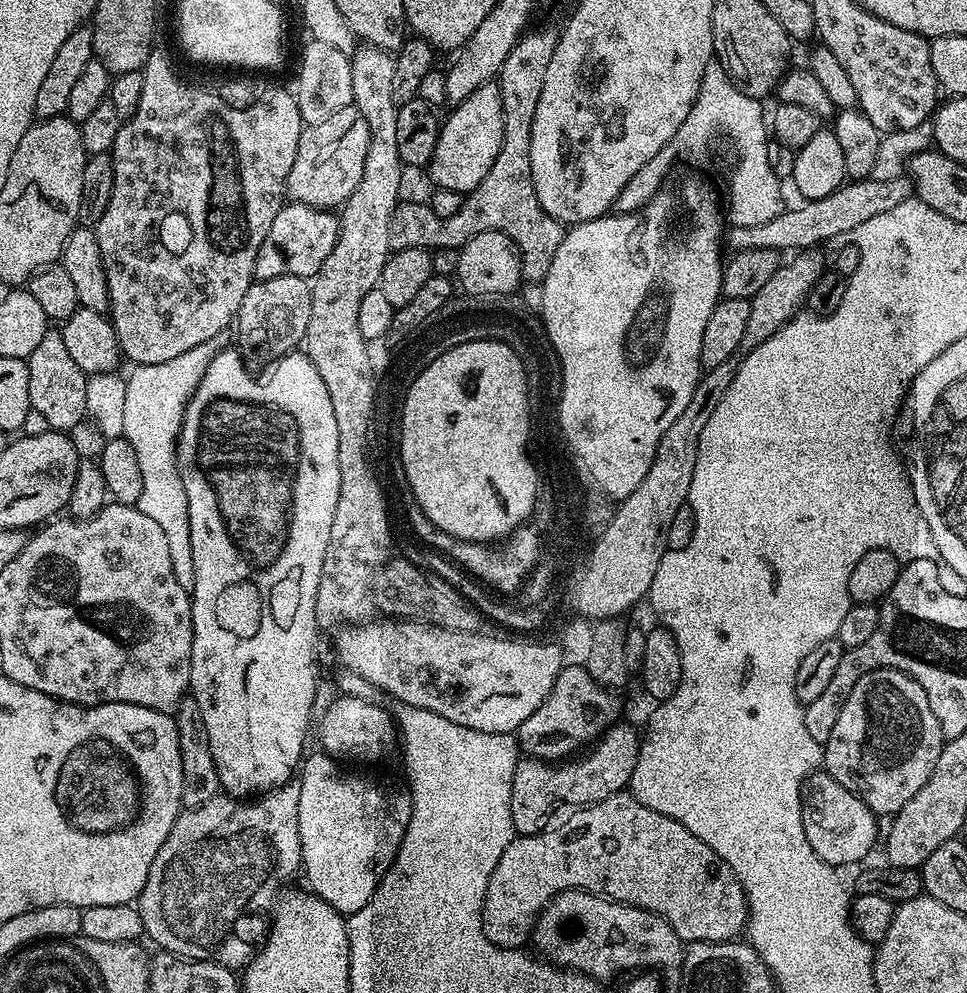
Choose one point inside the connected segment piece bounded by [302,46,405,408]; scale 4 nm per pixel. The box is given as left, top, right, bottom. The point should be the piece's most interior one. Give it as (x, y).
(335, 346)

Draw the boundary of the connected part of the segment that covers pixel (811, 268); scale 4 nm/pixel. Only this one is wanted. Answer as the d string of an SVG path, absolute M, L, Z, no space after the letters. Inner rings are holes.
M803 249L799 251L790 262L785 261L776 268L773 277L766 282L758 294L752 297L750 303L750 319L746 324L743 347L745 349L756 348L770 334L774 334L783 325L786 325L795 317L799 310L805 305L807 296L821 274L826 270L824 258L820 250ZM800 307L800 308L799 308Z

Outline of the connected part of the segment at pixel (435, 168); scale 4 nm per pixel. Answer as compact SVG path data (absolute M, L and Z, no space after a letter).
M499 83L478 86L474 94L467 96L461 104L451 109L452 113L440 125L440 137L434 146L430 171L433 185L465 194L473 192L486 178L498 150L504 141L504 115L502 114L502 94Z

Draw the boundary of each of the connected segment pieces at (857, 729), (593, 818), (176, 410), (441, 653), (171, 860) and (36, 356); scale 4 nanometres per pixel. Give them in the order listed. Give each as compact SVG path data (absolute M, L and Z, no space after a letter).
M879 668L870 674L862 674L854 690L850 690L828 743L823 745L822 768L833 776L836 784L856 793L873 814L888 818L900 812L902 806L906 806L922 786L926 786L945 743L942 726L938 718L934 718L934 710L930 710L930 702L926 699L926 690L922 690L922 686L918 686L918 682L911 680L905 672Z
M628 790L618 794L610 794L610 798L597 804L587 805L571 814L573 816L561 828L552 826L533 836L517 835L516 839L510 842L510 846L506 846L506 850L502 850L502 858L498 858L498 866L494 866L494 874L490 874L488 879L484 909L480 912L482 930L486 934L486 938L490 942L494 942L494 946L523 949L524 943L526 945L529 943L536 927L538 914L544 911L547 904L559 892L569 892L575 888L580 892L592 892L596 896L607 896L610 900L617 900L619 904L638 906L642 910L652 912L655 916L661 916L672 927L674 934L678 934L681 942L722 944L735 941L739 937L736 935L739 932L741 935L745 931L748 923L748 898L744 895L744 888L738 882L734 870L730 866L726 866L726 862L722 862L722 858L718 858L718 854L714 854L714 850L710 850L710 846L706 846L706 842L702 842L702 838L694 838L694 834L690 834L690 830L686 830L686 826L682 826L682 822L678 822L674 818L666 818L666 814L658 814L658 810L650 810L650 806L642 806L642 802L638 802L638 798L634 798L631 791Z
M223 335L216 336L167 362L137 364L125 379L123 437L130 442L130 446L134 446L138 467L142 469L142 494L136 507L159 526L162 534L166 534L174 578L178 578L178 586L189 590L194 586L194 550L190 550L190 514L186 506L186 490L182 487L182 478L176 469L176 440L184 424L184 411L198 382L202 382L210 362L214 362L217 354L225 351L224 339Z
M376 619L345 627L335 633L336 656L344 663L341 665L347 671L357 672L366 678L385 697L393 696L393 701L442 714L442 718L450 718L450 722L458 722L458 726L482 730L486 734L515 733L520 729L522 722L526 722L526 718L530 718L530 714L534 714L534 710L546 702L552 687L556 685L558 674L566 666L566 660L556 644L531 644L528 638L503 640L500 636L484 636L483 631L446 630L442 626L418 620Z
M289 782L263 793L257 804L217 794L210 802L202 802L202 806L181 811L166 842L162 842L162 850L158 850L150 874L146 874L146 886L142 886L138 897L144 936L152 939L157 949L185 960L209 960L233 970L247 965L268 935L270 913L278 893L285 887L283 884L302 868L298 838L299 793L299 783Z
M49 330L38 342L37 349L28 356L28 385L30 402L38 414L44 415L48 426L53 431L70 432L87 415L87 373L76 366L74 358L67 351L66 342L62 341L59 331Z

